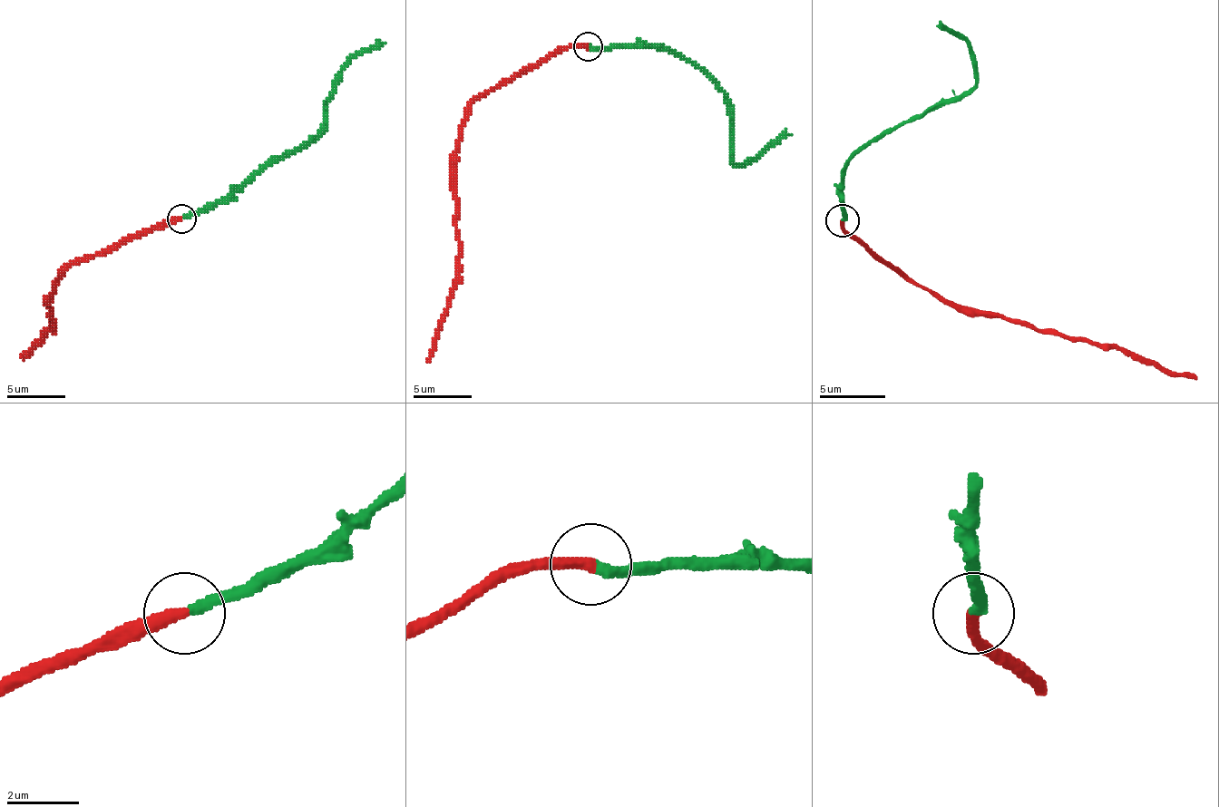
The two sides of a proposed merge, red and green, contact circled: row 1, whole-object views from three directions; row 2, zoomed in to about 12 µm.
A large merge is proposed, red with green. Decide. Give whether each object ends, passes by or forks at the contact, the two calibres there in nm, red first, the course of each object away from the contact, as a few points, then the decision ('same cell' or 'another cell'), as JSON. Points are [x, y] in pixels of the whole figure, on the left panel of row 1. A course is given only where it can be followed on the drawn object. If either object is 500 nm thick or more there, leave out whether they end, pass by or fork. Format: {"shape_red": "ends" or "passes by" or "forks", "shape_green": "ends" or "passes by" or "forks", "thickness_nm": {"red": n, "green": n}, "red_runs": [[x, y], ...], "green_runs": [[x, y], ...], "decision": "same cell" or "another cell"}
{"shape_red": "ends", "shape_green": "ends", "thickness_nm": {"red": 360, "green": 280}, "red_runs": [[180, 218], [158, 223], [102, 256], [79, 258], [50, 293], [53, 325], [21, 357]], "green_runs": [[184, 218], [225, 203], [262, 170], [317, 133], [324, 127], [324, 110], [341, 69], [362, 52], [385, 43]], "decision": "same cell"}

